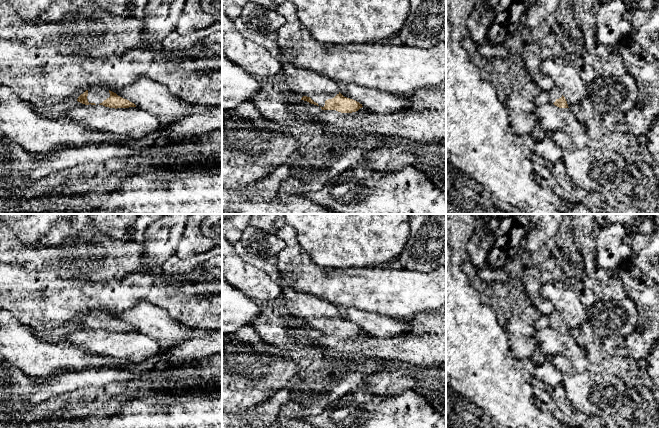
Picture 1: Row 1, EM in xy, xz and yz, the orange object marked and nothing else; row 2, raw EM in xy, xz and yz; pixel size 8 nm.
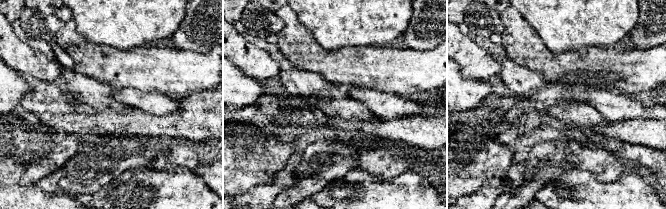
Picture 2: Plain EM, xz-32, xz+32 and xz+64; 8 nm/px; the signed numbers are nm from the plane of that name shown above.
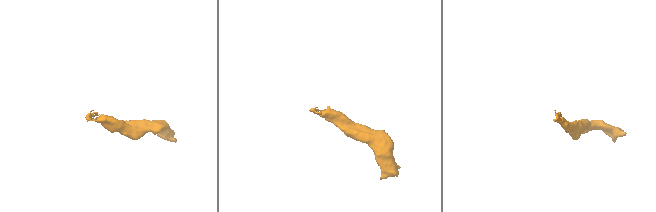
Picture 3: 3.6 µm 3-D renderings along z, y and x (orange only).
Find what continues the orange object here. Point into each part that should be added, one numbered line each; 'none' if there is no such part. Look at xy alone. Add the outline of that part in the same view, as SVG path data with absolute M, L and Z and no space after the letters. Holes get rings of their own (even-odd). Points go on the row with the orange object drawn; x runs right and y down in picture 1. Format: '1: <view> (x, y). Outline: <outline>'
1: xy (97, 94). Outline: M95 86L88 90L88 102L100 104L110 97L109 90L101 86Z

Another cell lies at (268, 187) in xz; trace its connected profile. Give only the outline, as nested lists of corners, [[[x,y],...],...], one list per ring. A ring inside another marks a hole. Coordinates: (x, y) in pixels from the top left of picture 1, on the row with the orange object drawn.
[[[288,164],[278,167],[269,177],[250,185],[247,196],[261,195],[266,200],[276,196],[283,182],[289,177]]]

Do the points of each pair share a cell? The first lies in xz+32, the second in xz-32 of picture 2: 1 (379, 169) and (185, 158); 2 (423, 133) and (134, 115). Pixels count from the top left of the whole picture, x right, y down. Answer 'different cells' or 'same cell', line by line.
1: same cell
2: same cell

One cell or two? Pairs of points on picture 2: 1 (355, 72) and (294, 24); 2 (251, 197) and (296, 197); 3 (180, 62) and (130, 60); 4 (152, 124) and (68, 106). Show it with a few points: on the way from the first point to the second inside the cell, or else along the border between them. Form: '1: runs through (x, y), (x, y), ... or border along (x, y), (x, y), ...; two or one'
1: runs through (338, 67), (327, 64), (304, 41); one
2: border along (292, 182), (274, 198); two
3: runs through (168, 62), (142, 62); one
4: runs through (131, 122), (89, 122); one

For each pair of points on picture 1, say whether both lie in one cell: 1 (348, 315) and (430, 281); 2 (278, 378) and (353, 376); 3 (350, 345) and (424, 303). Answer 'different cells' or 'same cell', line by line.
1: different cells
2: different cells
3: different cells

